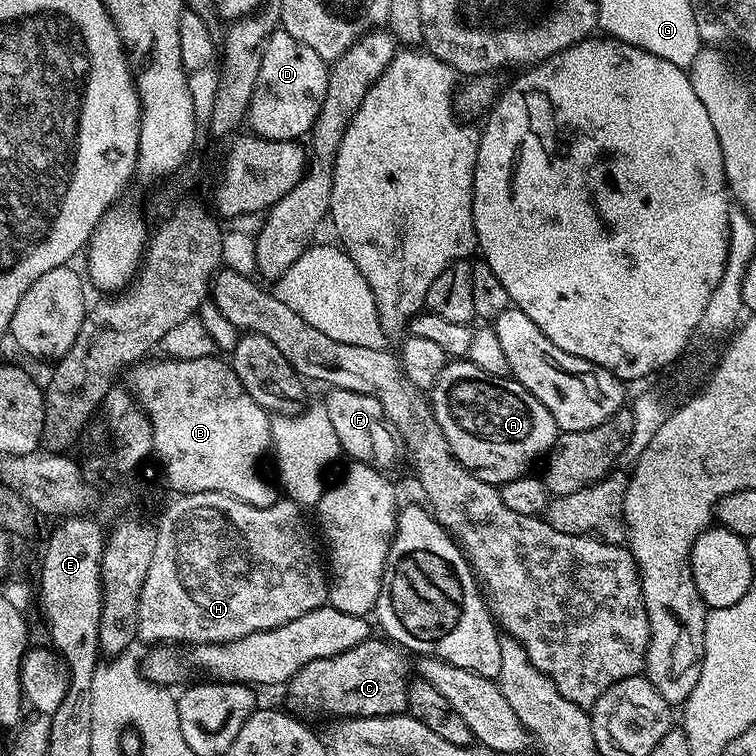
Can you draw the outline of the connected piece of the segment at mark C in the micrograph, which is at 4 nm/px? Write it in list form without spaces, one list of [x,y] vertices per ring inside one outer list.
[[[369,638],[358,642],[358,646],[350,646],[342,654],[334,654],[330,658],[318,658],[298,674],[294,674],[286,691],[300,704],[305,704],[312,712],[329,712],[332,718],[347,718],[350,716],[395,716],[403,713],[408,707],[408,685],[410,664],[404,661],[405,653],[397,645],[387,639]]]

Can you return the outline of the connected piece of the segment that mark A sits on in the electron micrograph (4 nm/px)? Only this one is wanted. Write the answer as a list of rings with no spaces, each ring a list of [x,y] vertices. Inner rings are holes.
[[[467,358],[449,359],[430,390],[430,403],[456,461],[487,484],[499,486],[525,475],[532,460],[539,461],[558,435],[550,410],[526,386],[508,376],[486,374]]]

